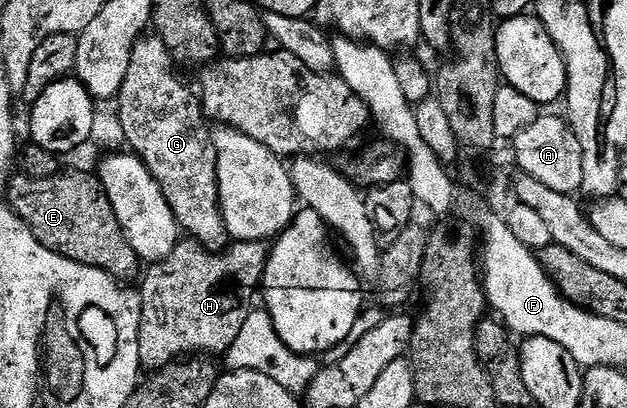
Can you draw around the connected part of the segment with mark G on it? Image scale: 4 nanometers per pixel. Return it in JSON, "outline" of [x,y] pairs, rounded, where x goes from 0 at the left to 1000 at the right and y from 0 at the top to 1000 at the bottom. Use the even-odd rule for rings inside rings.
{"outline":[[[231,83],[219,100],[209,132],[209,162],[203,162],[203,191],[196,191],[193,223],[183,238],[187,294],[193,301],[193,324],[207,353],[211,370],[234,407],[238,424],[254,446],[260,485],[273,505],[282,537],[282,556],[290,571],[316,588],[338,618],[351,618],[362,598],[362,571],[352,498],[349,495],[349,446],[346,444],[346,370],[340,355],[335,297],[313,223],[308,225],[282,189],[276,169],[279,140],[266,123],[257,91]]]}

